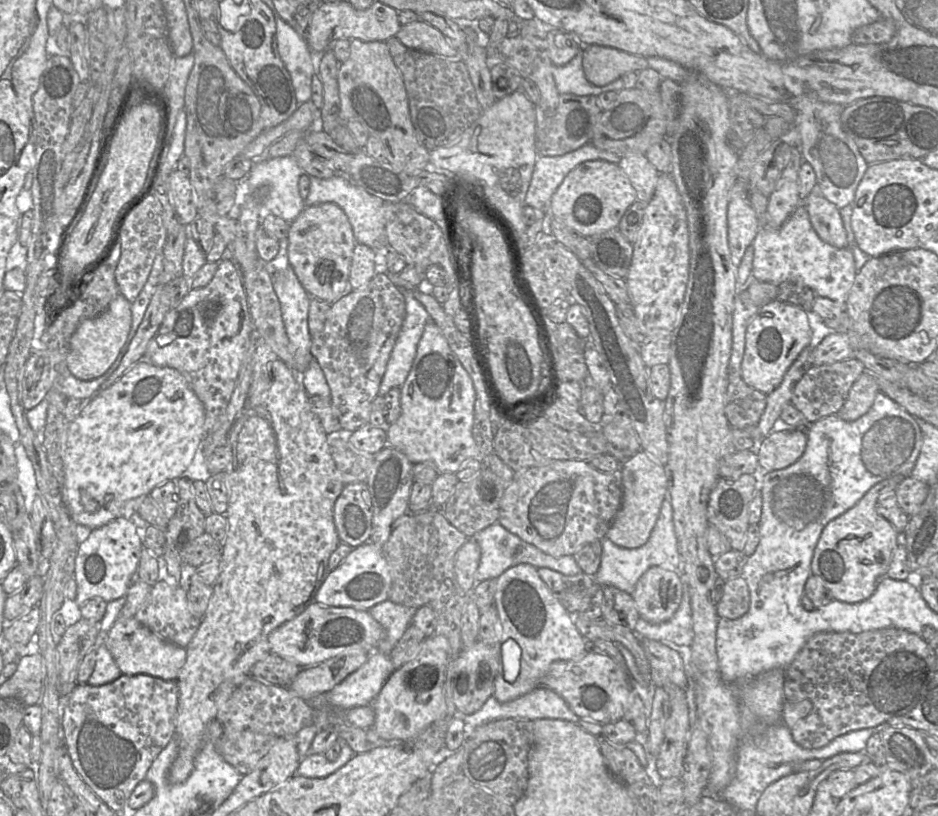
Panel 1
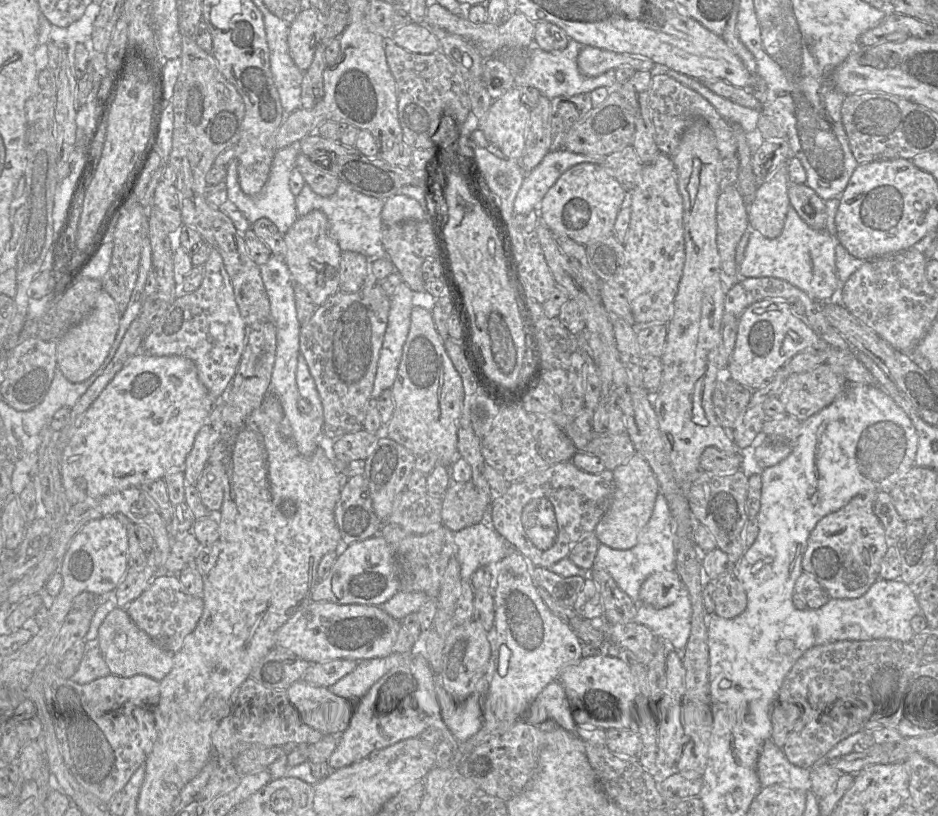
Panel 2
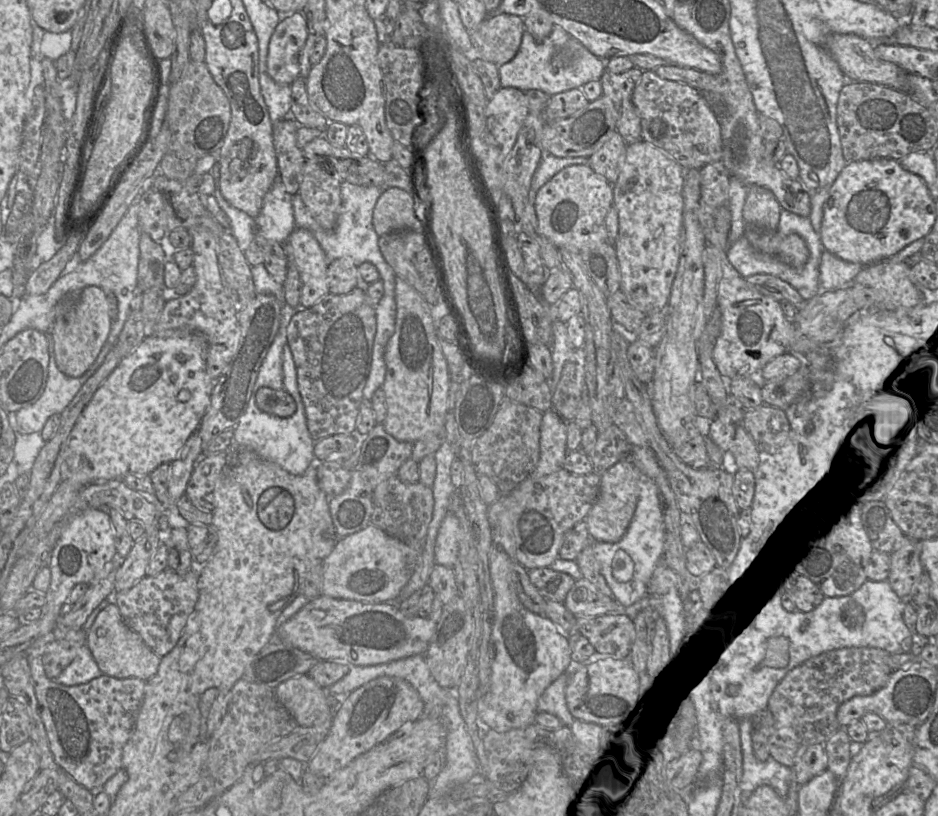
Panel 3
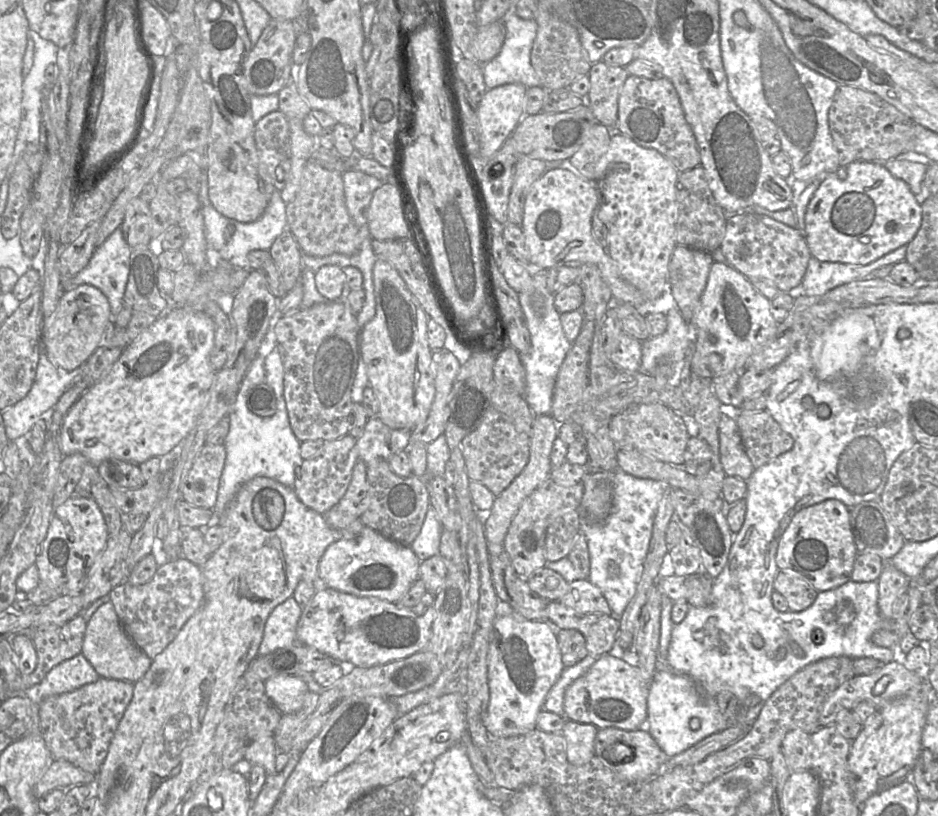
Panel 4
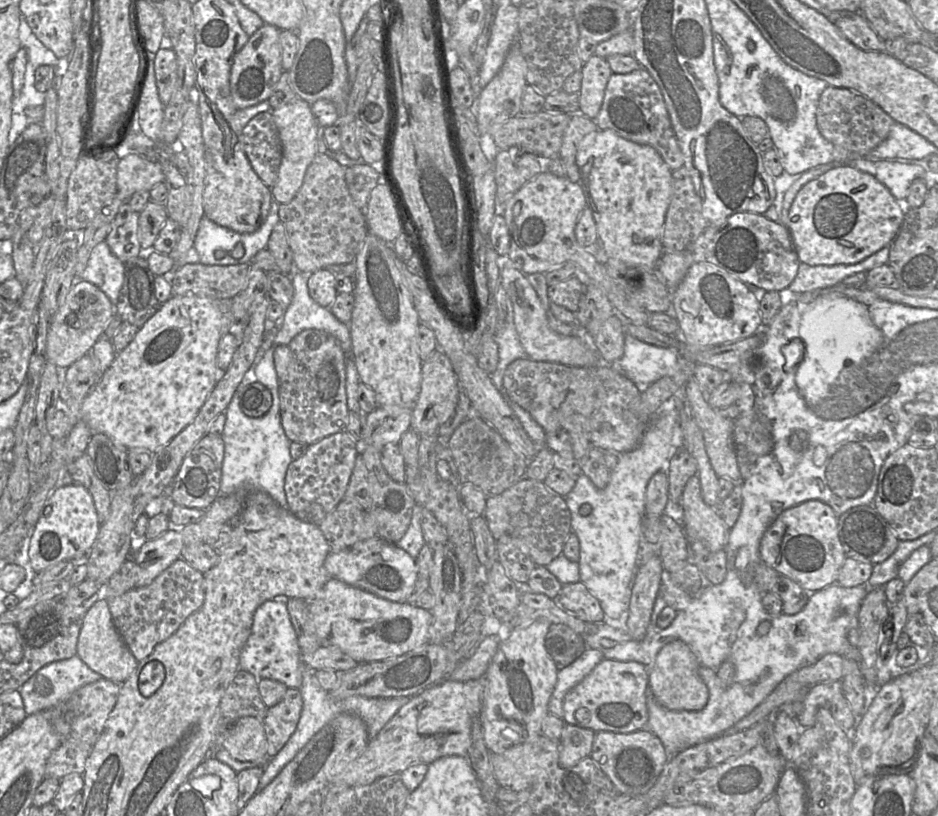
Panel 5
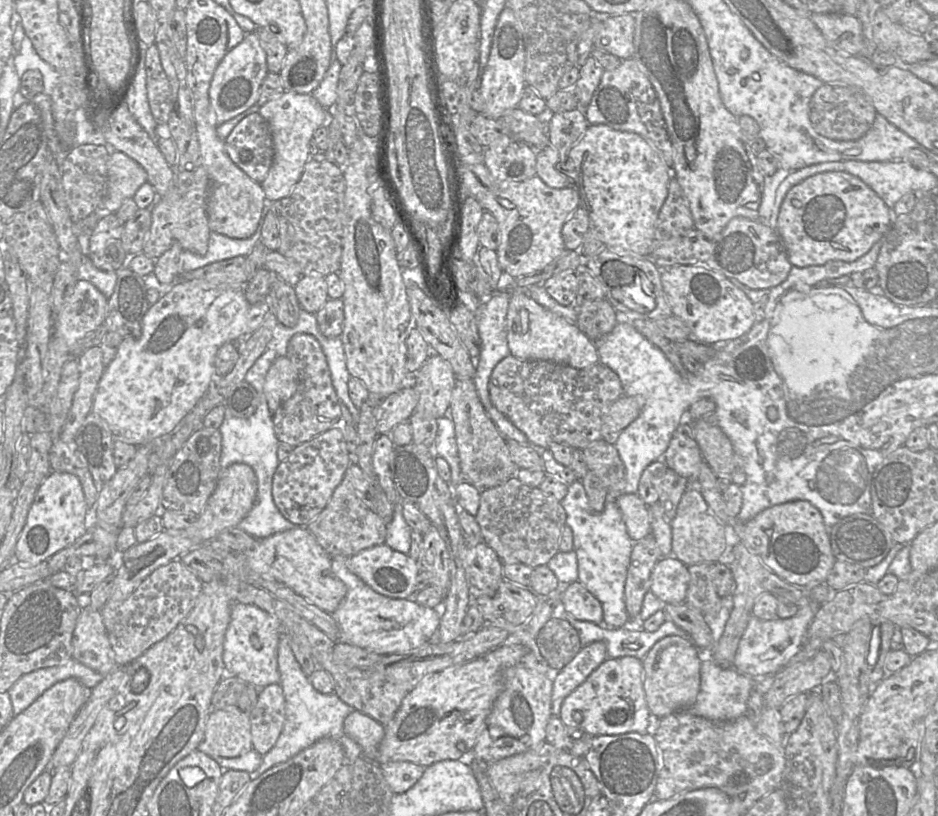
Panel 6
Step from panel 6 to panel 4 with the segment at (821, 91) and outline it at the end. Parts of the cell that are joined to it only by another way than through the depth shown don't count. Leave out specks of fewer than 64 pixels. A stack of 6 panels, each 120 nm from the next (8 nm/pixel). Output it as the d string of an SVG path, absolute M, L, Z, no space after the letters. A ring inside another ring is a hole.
M838 86L828 111L828 122L841 167L857 161L887 162L914 148L917 124L878 95L861 88Z

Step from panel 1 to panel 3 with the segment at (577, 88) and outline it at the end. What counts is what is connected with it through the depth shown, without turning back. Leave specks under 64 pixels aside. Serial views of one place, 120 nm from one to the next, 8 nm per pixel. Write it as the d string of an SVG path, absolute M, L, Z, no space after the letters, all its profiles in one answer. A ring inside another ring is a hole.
M555 26L551 34L543 40L537 40L525 30L520 48L515 57L499 66L501 88L517 88L523 92L536 89L548 96L574 88L581 88L590 81L600 81L606 70L606 61L592 54L578 40L566 33L562 28ZM559 47L568 47L574 53L571 63L557 68L552 64L552 58Z

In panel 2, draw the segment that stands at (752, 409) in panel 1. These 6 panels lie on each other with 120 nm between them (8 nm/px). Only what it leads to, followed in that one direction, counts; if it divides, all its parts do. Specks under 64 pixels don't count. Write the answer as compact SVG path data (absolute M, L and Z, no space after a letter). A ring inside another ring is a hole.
M733 379L717 381L712 403L715 415L724 428L734 428L737 419L745 412L754 390L742 386Z

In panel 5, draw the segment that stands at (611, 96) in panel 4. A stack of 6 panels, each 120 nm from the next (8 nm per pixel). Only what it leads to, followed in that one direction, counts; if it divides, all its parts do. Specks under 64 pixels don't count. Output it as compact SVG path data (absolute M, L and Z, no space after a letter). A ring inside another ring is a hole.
M594 54L582 69L581 88L578 93L580 112L591 119L598 115L610 76L613 74L604 57Z

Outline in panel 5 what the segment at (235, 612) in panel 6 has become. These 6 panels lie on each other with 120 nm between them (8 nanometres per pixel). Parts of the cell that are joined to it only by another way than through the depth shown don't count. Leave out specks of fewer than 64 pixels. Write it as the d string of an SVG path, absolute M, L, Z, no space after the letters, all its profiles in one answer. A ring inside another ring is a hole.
M268 600L254 612L252 632L239 656L240 670L250 672L258 679L268 678L299 689L305 668L300 659L300 647L290 620L287 602Z

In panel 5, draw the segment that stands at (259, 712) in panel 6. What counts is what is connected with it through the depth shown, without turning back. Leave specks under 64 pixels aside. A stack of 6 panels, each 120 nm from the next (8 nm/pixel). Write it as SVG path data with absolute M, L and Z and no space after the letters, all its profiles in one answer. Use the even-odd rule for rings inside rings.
M288 688L282 700L268 708L262 720L266 739L267 755L274 757L294 733L303 707L302 696L297 688Z

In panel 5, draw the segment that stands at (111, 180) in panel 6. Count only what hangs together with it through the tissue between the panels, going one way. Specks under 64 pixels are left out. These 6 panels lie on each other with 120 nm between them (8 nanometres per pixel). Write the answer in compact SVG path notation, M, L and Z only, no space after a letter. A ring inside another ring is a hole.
M127 154L117 165L117 193L115 197L128 200L138 191L149 191L153 186L164 182L165 176L160 161Z

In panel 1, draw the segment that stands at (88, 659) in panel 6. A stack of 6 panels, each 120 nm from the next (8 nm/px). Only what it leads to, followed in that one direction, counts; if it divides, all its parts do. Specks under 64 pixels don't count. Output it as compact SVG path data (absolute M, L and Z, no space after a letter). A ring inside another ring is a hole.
M119 617L106 633L105 646L122 674L129 676L146 674L166 681L176 681L187 657L186 648L162 639L134 617Z

